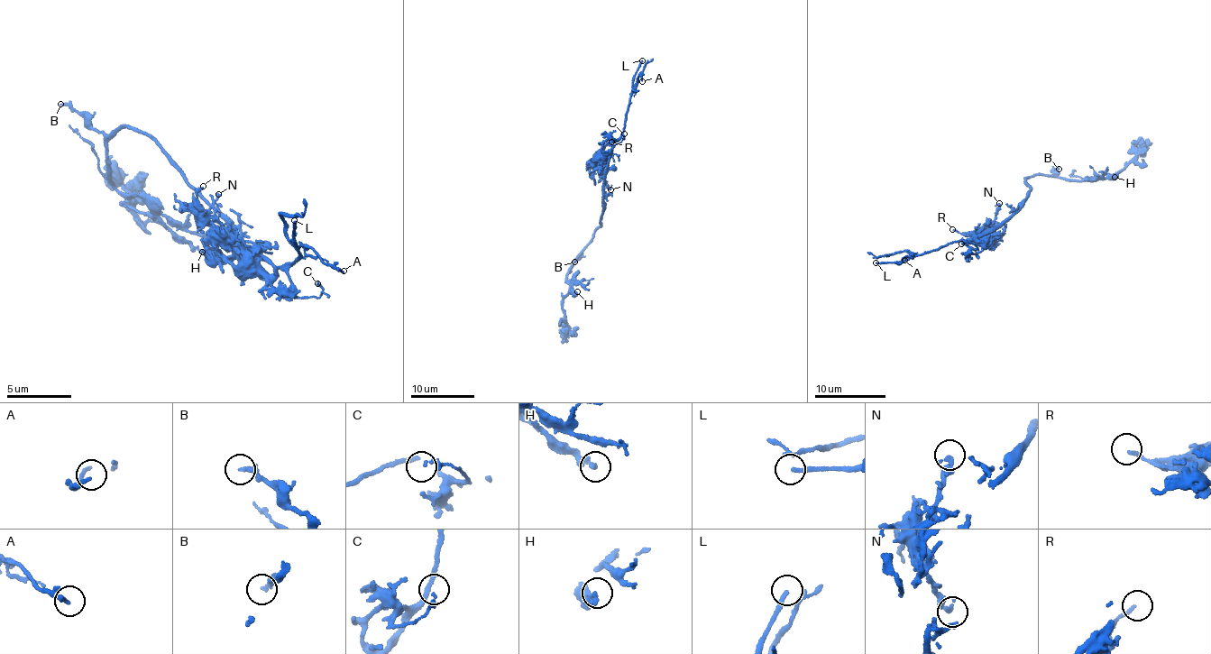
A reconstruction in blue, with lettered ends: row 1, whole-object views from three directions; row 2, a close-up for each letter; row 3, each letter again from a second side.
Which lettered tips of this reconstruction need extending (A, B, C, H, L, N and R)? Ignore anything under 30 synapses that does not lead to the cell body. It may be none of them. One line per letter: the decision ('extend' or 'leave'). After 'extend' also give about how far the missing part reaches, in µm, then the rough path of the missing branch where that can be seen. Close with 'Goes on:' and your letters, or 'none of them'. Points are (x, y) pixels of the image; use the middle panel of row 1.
A: leave
B: leave
C: leave
H: leave
L: extend; about 45 µm are missing; missing branch runs (642, 60), (646, 51), (642, 47), (634, 50), (595, 110), (577, 170), (581, 183), (587, 182), (579, 182)
N: leave
R: leave
Goes on: L

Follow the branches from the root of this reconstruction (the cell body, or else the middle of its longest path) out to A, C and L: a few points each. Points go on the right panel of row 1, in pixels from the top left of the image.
A: (1027, 194), (1020, 211), (1009, 220), (969, 241), (961, 240), (909, 256), (904, 260)
C: (1027, 194), (1017, 214), (988, 234), (984, 249), (975, 253), (974, 244), (966, 241), (961, 244)
L: (1027, 194), (1029, 197), (1022, 204), (1020, 211), (1010, 220), (969, 241), (961, 240), (903, 262), (876, 262)

